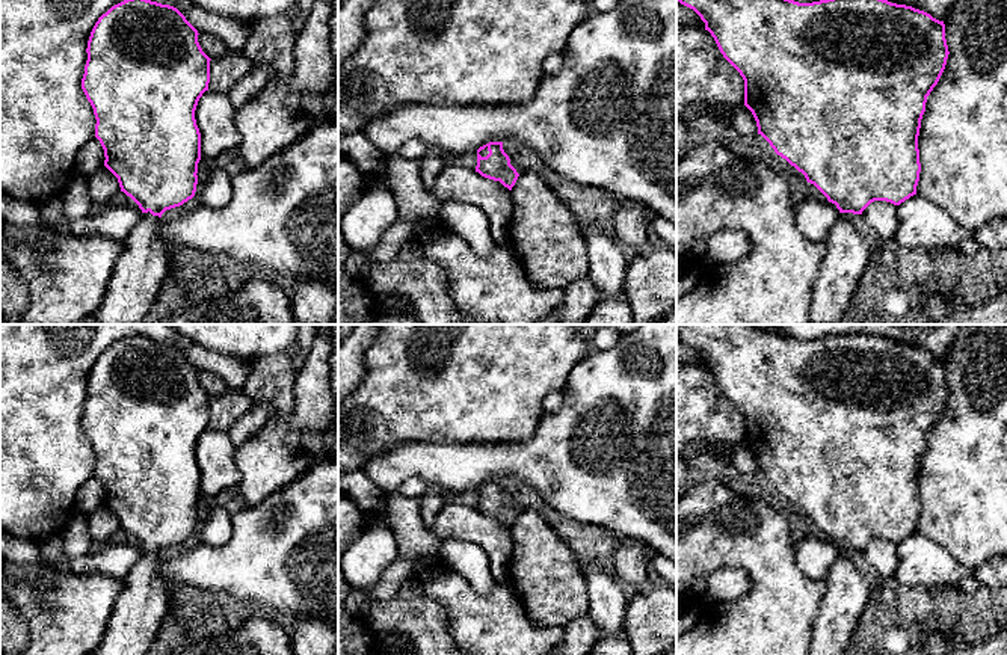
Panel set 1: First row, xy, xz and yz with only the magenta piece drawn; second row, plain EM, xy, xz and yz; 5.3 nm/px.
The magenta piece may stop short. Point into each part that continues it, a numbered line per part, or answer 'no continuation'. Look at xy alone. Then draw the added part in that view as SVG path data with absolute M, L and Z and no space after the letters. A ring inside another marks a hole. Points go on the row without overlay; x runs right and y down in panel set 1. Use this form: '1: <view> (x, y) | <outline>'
1: xy (135, 622) | M149 549L124 578L125 589L121 592L104 638L94 655L146 655L159 634L160 625L171 608L171 584L159 572L160 555Z

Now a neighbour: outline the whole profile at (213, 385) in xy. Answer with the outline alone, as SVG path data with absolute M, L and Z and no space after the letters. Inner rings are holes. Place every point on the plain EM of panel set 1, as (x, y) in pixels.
M199 371L198 380L210 397L217 397L228 389L228 385L211 371Z

